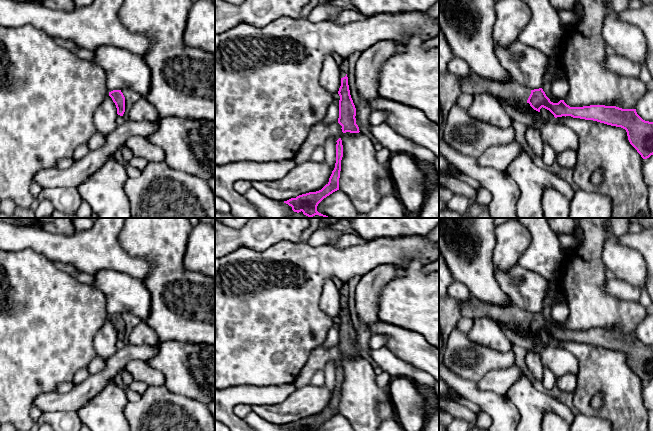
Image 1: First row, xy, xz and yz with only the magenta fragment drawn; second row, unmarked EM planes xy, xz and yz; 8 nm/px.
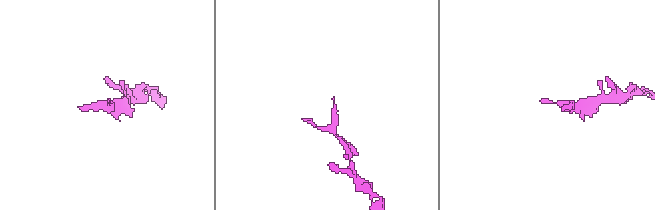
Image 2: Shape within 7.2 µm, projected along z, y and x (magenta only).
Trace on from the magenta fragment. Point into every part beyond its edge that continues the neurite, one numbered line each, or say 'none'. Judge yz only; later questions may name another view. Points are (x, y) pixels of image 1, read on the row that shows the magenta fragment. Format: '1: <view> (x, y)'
1: yz (513, 93)

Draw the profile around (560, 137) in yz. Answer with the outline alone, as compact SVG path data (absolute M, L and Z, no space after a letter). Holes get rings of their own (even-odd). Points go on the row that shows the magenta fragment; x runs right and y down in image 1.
M529 103L516 104L514 108L523 114L530 115L535 120L532 125L528 125L528 128L537 129L543 142L549 144L556 154L568 149L578 152L579 136L569 126L560 124L553 118L544 122L540 112L534 110Z

